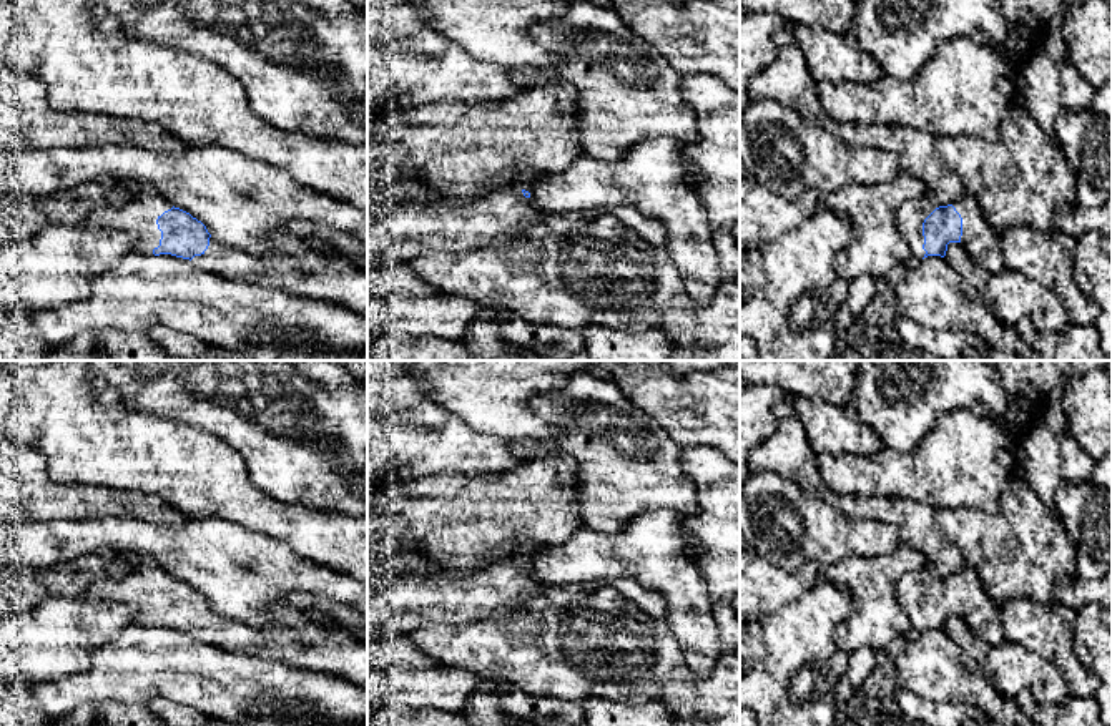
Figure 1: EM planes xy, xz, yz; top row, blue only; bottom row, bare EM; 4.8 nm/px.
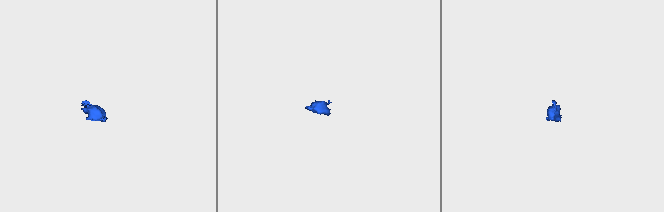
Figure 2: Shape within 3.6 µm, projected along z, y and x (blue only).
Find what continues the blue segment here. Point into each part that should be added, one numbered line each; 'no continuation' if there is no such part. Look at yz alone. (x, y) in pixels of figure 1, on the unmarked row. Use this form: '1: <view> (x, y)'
1: yz (911, 587)

